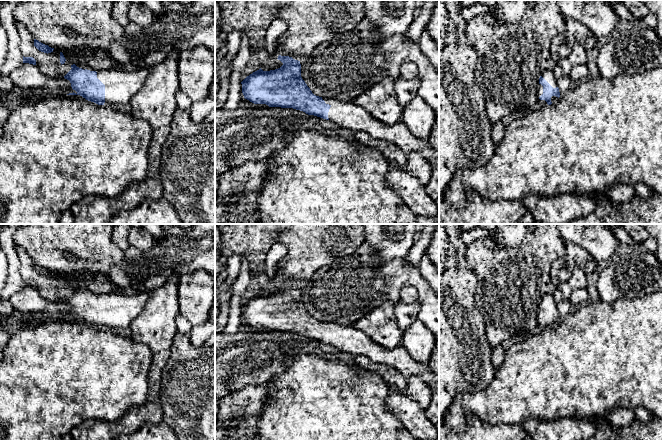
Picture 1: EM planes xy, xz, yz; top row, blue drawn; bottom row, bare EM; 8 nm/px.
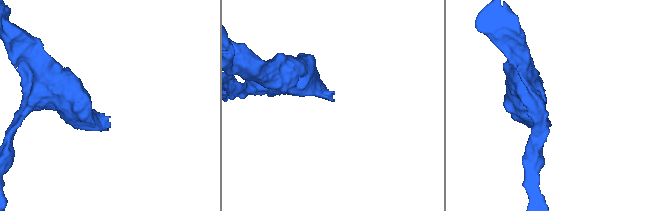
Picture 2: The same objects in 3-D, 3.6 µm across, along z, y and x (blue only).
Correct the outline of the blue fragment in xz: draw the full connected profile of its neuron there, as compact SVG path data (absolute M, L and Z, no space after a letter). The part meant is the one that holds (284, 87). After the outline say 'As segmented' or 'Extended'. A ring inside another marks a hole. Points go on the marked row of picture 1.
M279 55L277 59L283 63L280 68L270 71L263 71L260 68L241 82L242 93L245 99L254 104L266 104L269 107L293 108L303 111L308 115L331 120L339 124L342 128L363 131L370 134L374 139L392 143L405 154L416 151L431 166L435 166L439 163L439 153L432 149L428 141L414 136L402 121L394 125L387 125L374 119L363 108L354 105L352 101L333 100L316 96L301 77L300 61L289 56L281 55Z. Extended

